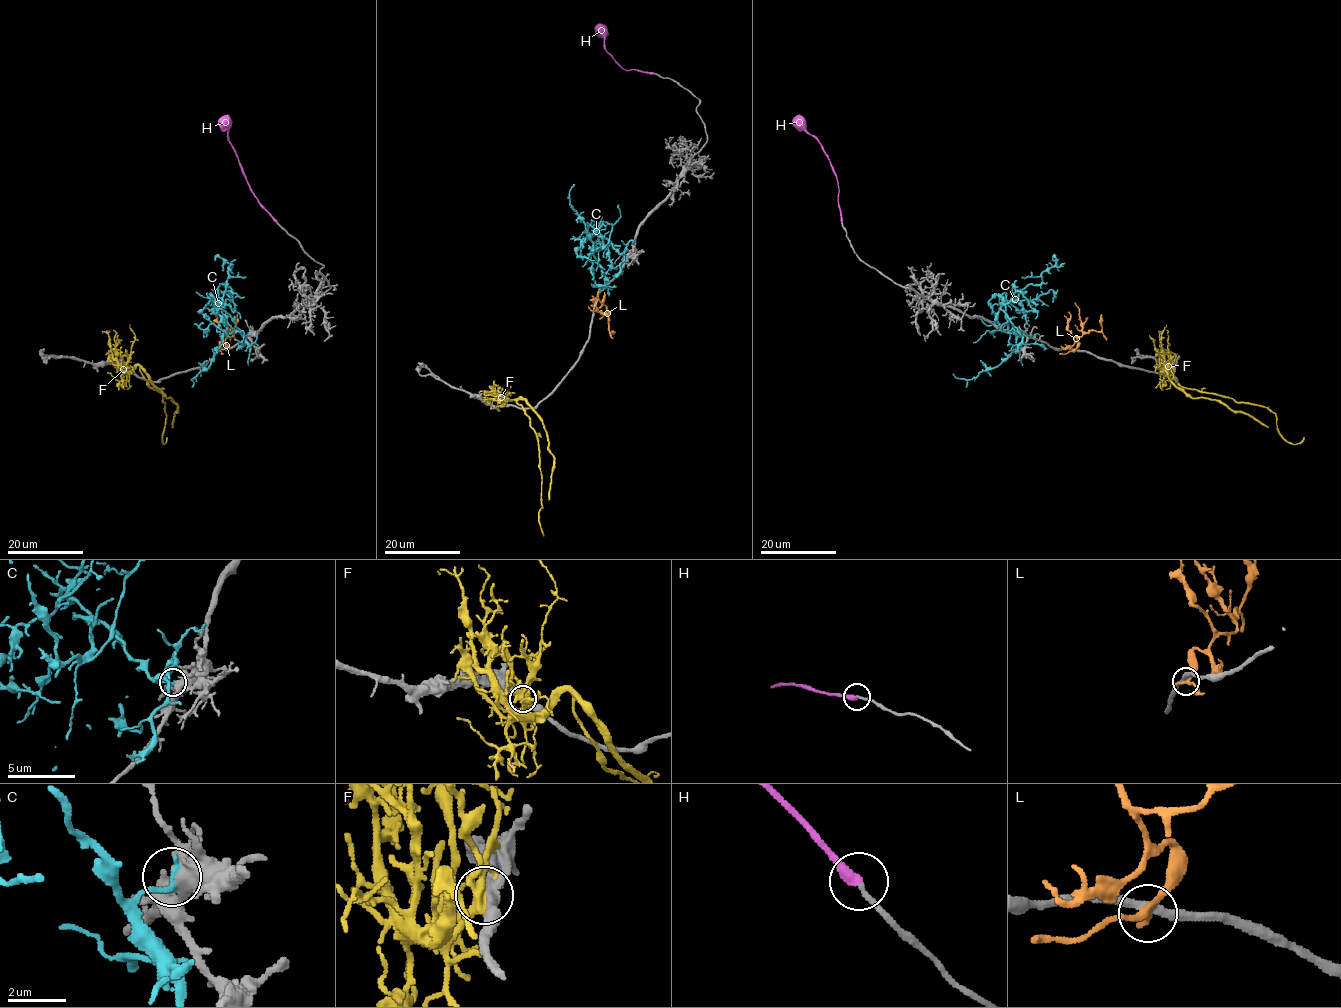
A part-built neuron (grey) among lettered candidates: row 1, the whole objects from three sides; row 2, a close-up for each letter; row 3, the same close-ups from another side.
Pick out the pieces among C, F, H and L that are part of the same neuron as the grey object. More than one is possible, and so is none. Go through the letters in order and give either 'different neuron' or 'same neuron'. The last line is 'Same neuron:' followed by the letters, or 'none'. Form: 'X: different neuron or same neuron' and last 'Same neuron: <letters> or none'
C: different neuron
F: different neuron
H: same neuron
L: different neuron
Same neuron: H

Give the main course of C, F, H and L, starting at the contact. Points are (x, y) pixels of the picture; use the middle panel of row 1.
C: (625, 255), (619, 254), (605, 238), (600, 248), (593, 247), (583, 220), (569, 202), (569, 189), (574, 184)
F: (502, 404), (503, 400), (514, 400), (520, 404), (536, 435), (542, 477), (543, 507), (539, 518), (544, 535)
H: (653, 73), (624, 70), (605, 49), (599, 23)
L: (595, 306), (597, 309), (604, 305), (609, 313), (592, 311), (588, 306)

